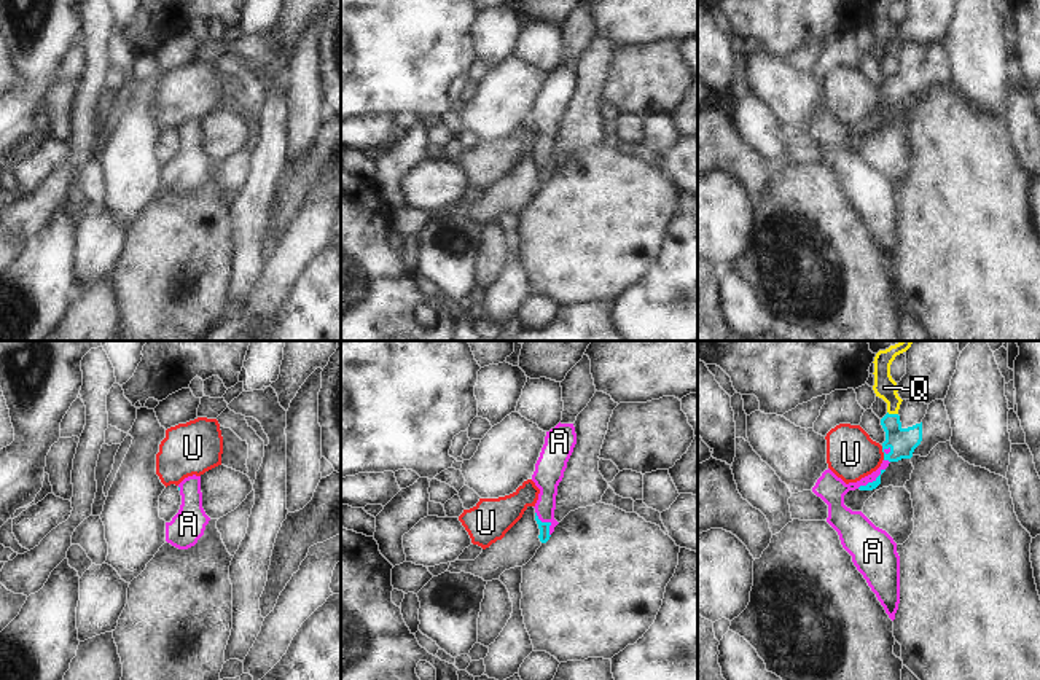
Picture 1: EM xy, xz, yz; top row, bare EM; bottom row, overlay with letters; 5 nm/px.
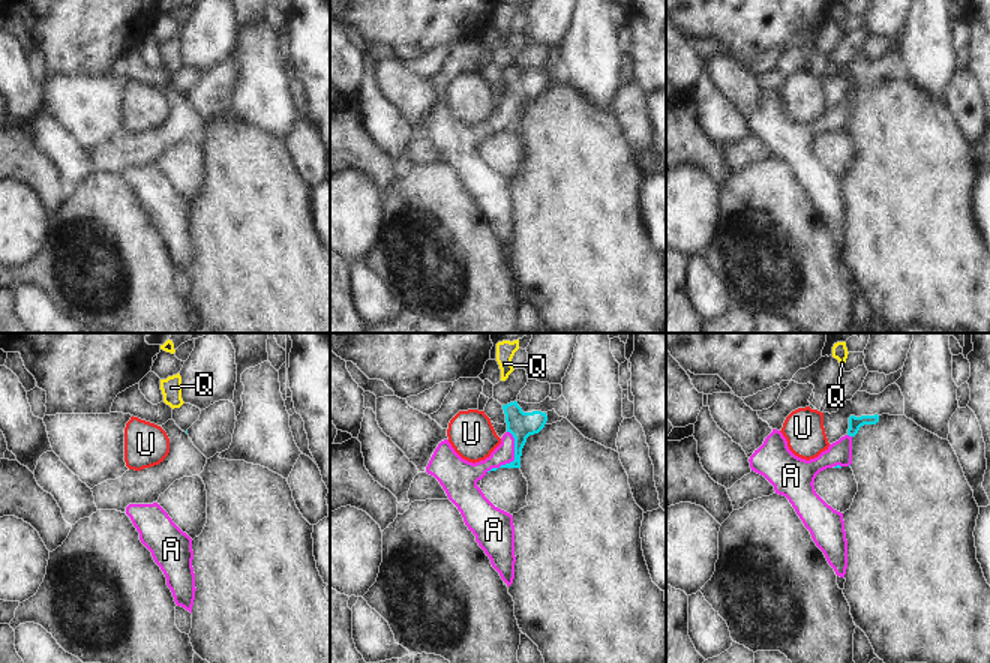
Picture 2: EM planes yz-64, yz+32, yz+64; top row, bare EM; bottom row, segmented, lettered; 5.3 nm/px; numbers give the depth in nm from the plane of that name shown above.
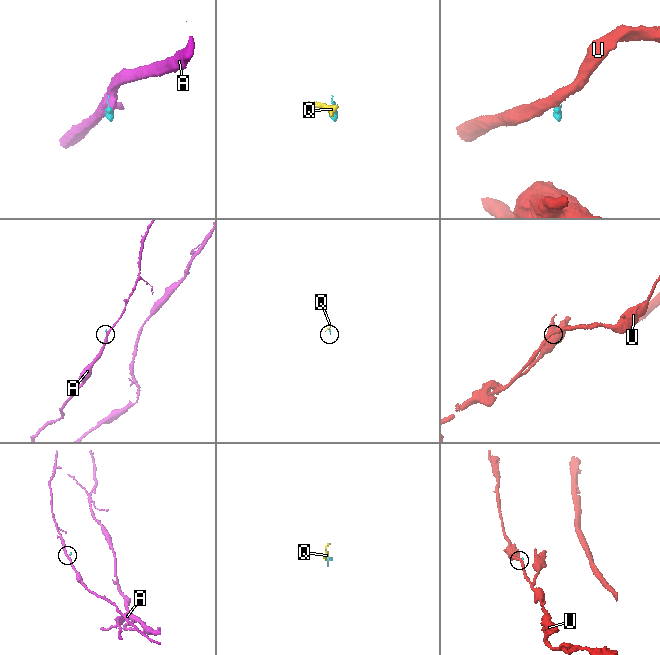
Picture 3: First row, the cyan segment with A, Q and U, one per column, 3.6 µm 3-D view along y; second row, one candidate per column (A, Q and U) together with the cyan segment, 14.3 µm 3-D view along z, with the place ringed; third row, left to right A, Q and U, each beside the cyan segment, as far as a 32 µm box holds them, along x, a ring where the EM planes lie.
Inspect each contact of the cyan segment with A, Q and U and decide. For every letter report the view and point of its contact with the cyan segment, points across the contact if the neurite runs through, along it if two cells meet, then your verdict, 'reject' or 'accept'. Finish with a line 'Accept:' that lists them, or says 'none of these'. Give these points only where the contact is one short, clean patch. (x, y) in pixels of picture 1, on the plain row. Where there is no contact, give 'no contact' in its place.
A: meets cyan in yz at (870, 126); runs through yz (870, 129), (870, 126), (840, 139), (854, 172); accept
Q: meets cyan in yz at (892, 58); runs through yz (902, 85), (894, 77), (892, 58), (892, 42), (884, 31); accept
U: meets cyan in yz at (883, 94); border along yz (881, 89), (884, 102); reject
Accept: A, Q

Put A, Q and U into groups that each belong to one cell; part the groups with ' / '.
A Q / U

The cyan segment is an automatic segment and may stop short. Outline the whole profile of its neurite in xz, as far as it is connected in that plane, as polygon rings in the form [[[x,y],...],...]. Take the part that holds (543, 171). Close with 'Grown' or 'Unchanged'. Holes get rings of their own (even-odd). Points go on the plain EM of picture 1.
[[[557,67],[546,75],[545,88],[535,107],[532,124],[540,132],[535,147],[535,164],[540,172],[540,185],[546,186],[559,167],[554,162],[557,129],[564,121],[567,105],[577,88],[577,76],[573,67]]]. Grown

